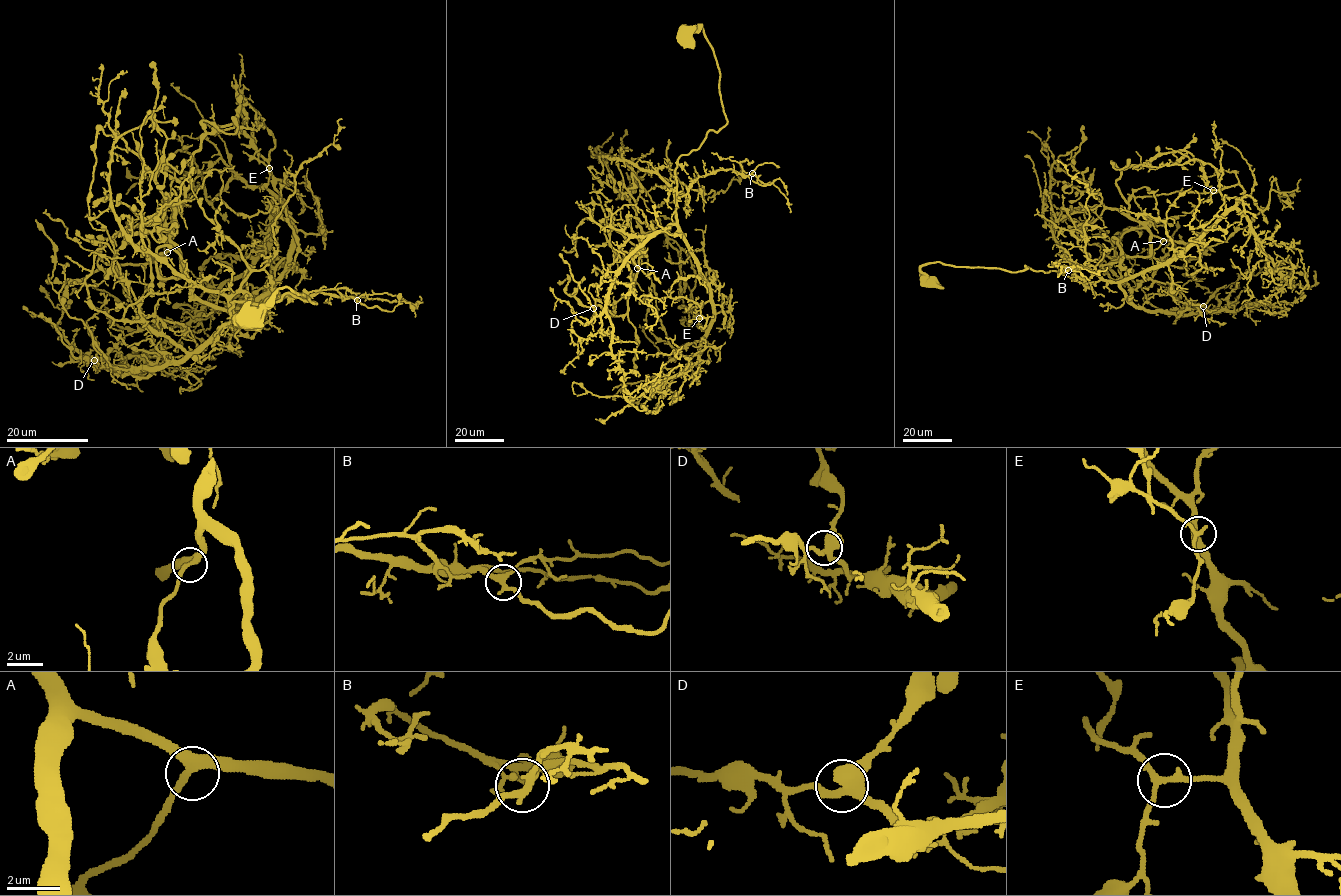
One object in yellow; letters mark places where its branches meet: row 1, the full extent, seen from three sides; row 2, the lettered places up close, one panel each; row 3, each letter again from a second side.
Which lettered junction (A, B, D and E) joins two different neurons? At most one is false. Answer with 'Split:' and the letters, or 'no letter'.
Split: no letter

